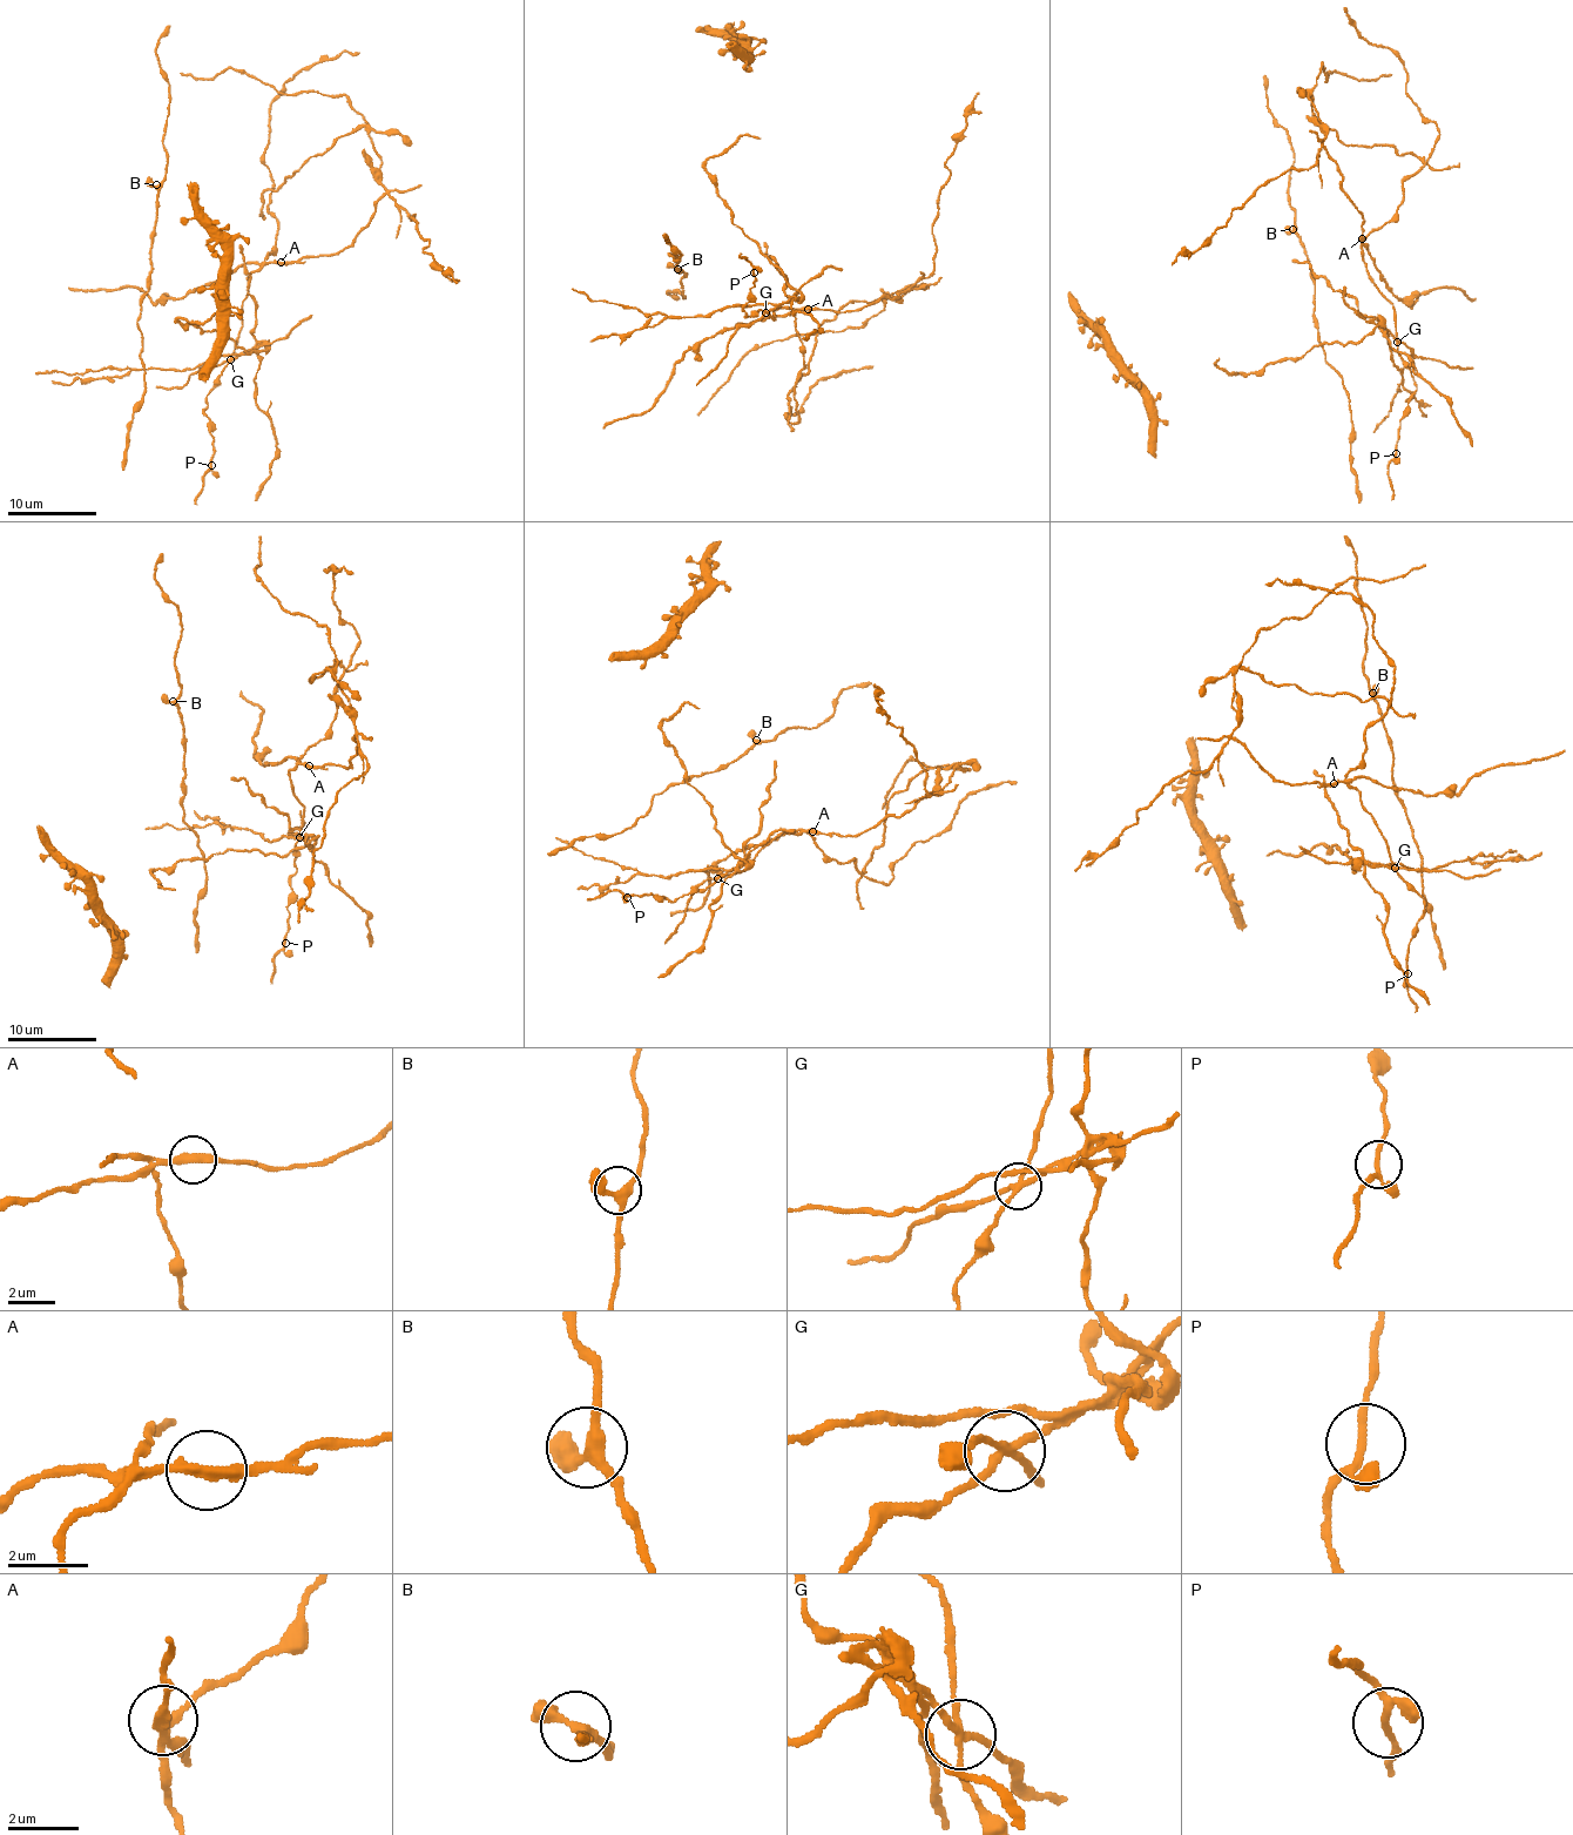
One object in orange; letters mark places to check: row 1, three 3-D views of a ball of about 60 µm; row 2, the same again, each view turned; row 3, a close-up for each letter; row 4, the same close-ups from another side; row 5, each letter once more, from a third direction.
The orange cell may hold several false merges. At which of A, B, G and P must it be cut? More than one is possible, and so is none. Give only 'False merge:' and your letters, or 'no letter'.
False merge: A, G

